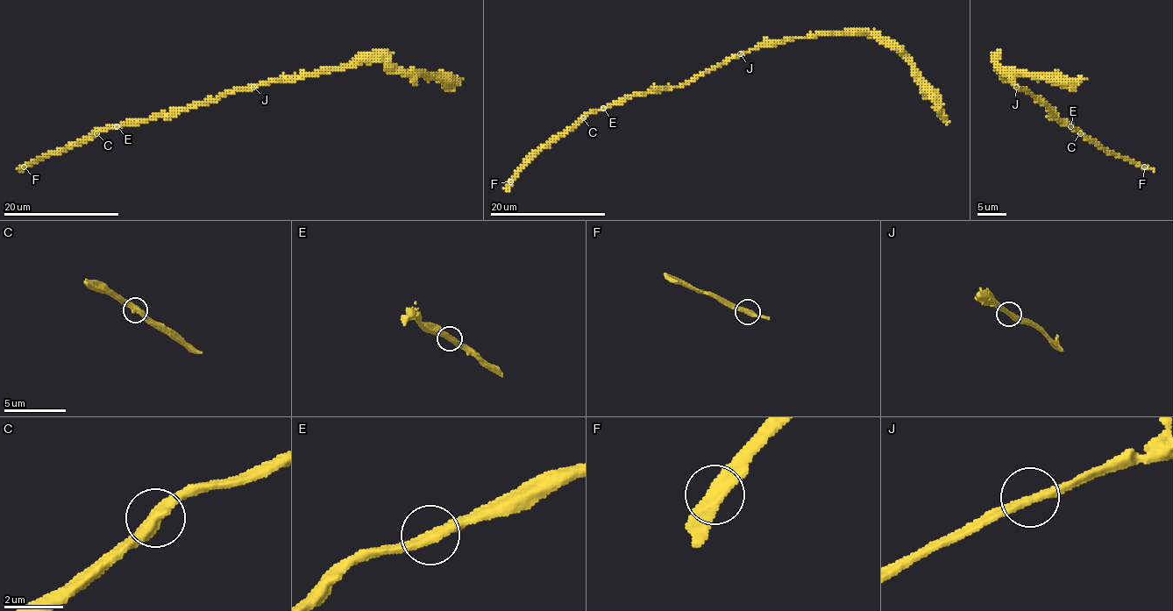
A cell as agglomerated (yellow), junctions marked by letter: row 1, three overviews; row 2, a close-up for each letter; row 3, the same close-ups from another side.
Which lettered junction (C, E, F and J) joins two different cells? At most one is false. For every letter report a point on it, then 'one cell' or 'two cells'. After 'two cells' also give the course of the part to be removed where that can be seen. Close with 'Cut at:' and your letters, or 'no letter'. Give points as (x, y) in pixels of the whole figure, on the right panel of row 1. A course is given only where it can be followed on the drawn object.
C: place (1080, 133); one cell
E: place (1070, 126); one cell
F: place (1144, 166); one cell
J: place (1016, 87); one cell
Cut at: no letter

